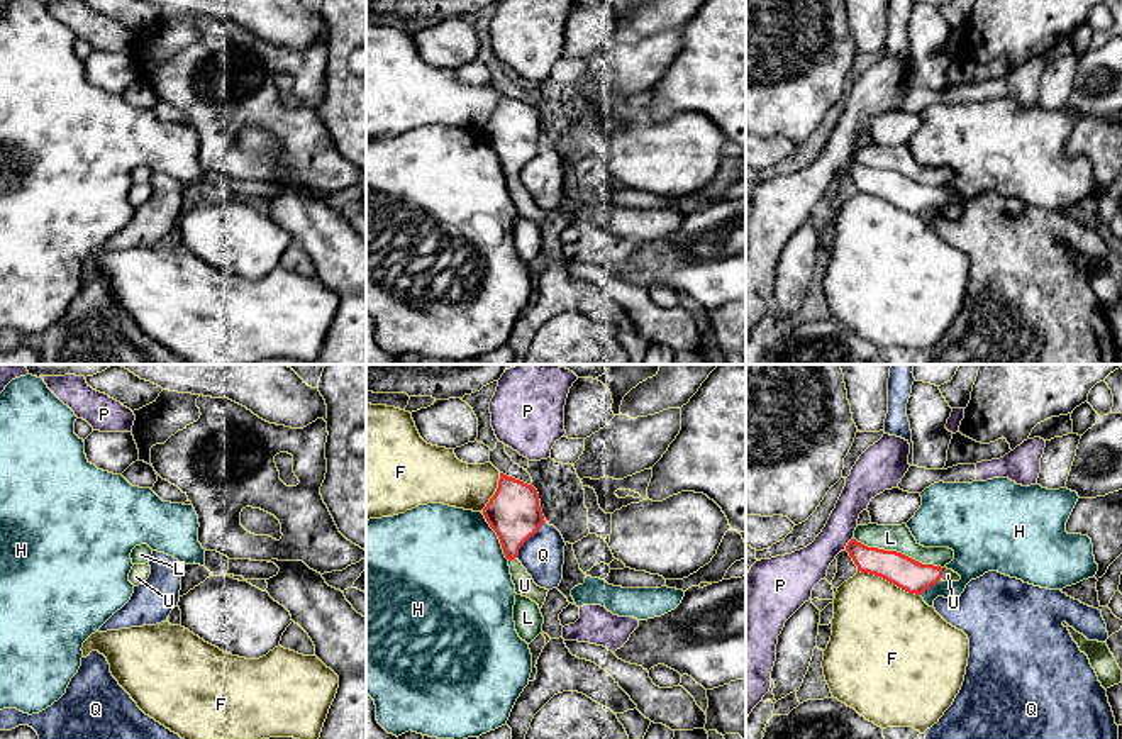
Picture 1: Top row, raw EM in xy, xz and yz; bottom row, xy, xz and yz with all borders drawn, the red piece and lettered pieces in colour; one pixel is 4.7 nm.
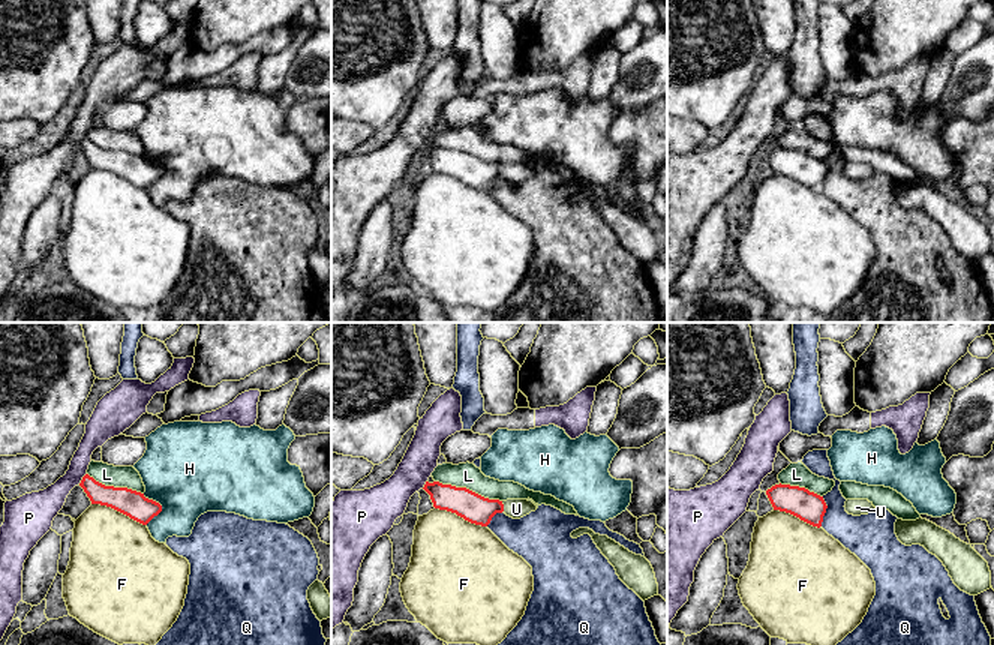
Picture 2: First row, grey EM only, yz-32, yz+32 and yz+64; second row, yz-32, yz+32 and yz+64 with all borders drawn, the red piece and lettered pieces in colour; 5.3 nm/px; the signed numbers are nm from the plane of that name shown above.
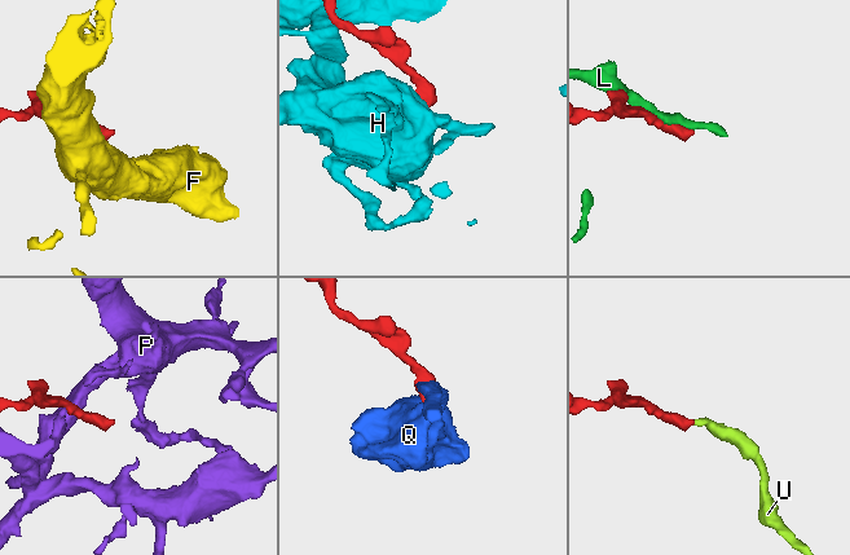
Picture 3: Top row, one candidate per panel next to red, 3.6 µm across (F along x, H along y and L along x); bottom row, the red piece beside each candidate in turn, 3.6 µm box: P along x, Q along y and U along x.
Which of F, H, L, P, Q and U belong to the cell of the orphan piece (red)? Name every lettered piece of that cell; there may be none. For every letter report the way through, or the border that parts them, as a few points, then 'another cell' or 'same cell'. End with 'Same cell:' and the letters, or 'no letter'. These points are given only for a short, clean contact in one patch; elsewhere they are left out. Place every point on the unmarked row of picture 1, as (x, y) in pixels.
F: border along yz (858, 190), (878, 195), (919, 216); another cell
H: border along xz (482, 134), (509, 180); another cell
L: another cell
P: border along yz (853, 158), (844, 170); another cell
Q: border along xz (544, 141), (516, 177); another cell
U: runs through yz (897, 188), (905, 194), (941, 194), (948, 195); same cell
Same cell: U

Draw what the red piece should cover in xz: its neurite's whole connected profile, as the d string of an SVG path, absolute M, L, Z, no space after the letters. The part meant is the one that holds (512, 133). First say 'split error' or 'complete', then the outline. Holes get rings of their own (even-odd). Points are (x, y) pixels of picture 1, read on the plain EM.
split error | M500 93L498 108L483 129L483 136L497 153L508 180L515 214L530 219L542 229L549 210L537 207L517 180L520 166L546 142L537 110Z

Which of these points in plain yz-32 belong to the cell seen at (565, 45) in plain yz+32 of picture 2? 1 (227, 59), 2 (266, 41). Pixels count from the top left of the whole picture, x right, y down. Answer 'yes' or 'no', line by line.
1: no
2: no

